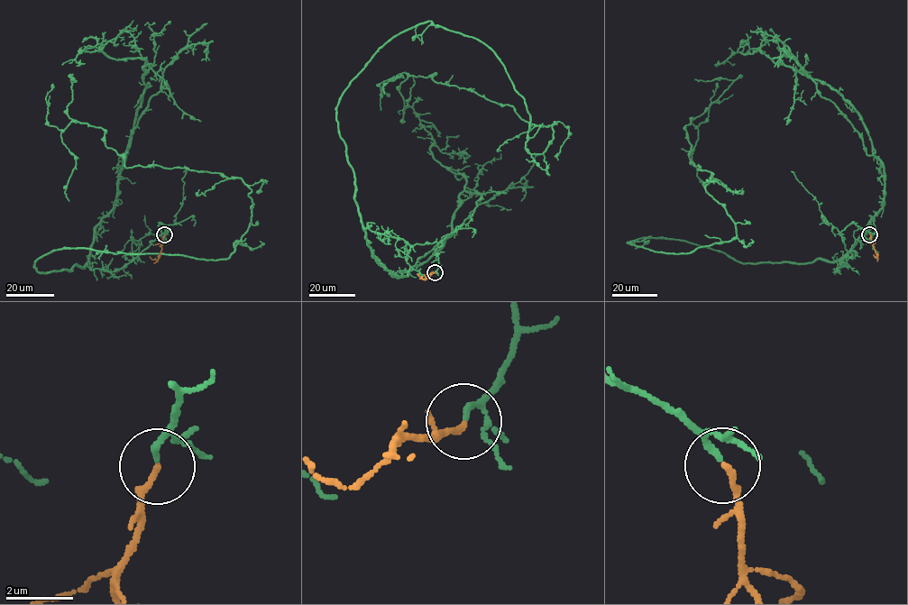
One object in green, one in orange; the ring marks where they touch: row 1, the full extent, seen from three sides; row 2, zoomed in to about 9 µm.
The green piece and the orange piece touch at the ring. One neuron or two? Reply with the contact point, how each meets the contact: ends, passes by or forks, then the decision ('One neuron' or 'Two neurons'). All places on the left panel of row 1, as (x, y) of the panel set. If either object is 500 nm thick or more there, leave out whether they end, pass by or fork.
Place: (164, 234). At the ring green passes by. At the ring orange ends. One neuron

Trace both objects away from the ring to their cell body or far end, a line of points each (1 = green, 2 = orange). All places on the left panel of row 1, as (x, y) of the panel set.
1: (164, 234), (35, 269), (224, 259), (251, 221), (240, 178), (125, 167), (73, 80)
2: (164, 234), (159, 258), (152, 260), (150, 257)

